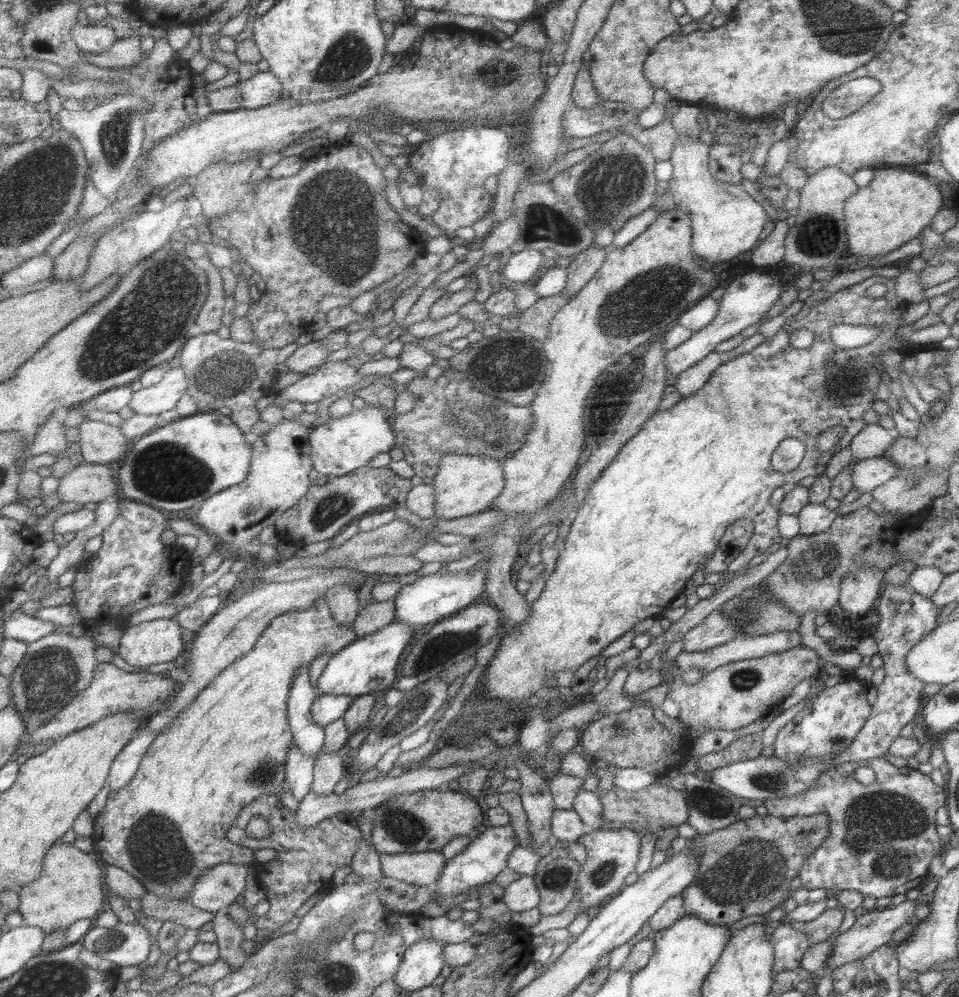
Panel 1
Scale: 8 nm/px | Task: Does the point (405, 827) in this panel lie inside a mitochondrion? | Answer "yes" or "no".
yes

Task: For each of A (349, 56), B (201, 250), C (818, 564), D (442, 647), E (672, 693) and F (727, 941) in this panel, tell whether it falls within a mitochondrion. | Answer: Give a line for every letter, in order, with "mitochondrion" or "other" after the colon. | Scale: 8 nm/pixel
A: mitochondrion
B: other
C: mitochondrion
D: mitochondrion
E: other
F: other

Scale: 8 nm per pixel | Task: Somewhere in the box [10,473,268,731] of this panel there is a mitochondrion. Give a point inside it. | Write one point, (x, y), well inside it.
(53, 673)

